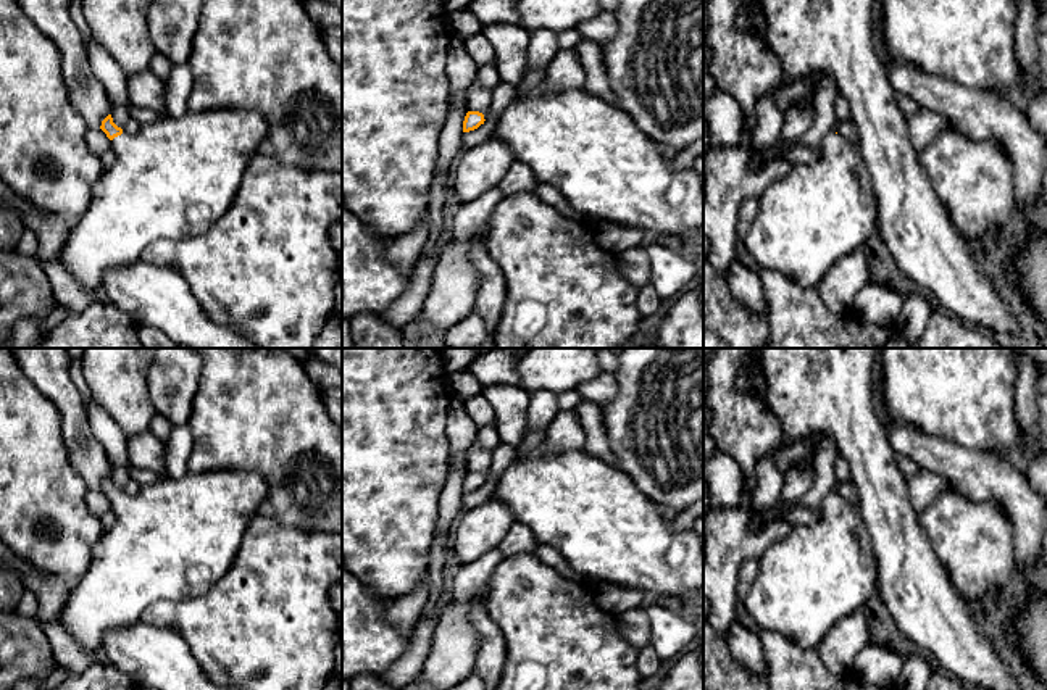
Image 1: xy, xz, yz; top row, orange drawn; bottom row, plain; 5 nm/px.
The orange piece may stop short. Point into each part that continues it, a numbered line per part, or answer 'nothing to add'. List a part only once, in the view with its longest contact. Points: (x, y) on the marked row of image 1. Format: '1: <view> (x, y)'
1: xy (175, 178)

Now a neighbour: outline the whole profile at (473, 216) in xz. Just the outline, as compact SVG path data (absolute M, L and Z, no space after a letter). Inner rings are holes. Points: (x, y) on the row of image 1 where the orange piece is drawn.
M497 187L482 193L473 202L463 203L453 218L452 237L465 242L487 227L494 210L498 206L503 197L503 192Z

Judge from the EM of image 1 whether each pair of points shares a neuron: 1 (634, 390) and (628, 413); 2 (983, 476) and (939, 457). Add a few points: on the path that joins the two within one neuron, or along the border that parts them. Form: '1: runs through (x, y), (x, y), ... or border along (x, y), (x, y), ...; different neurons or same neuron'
1: runs through (634, 395), (633, 408); same neuron
2: runs through (971, 473), (951, 461); same neuron

